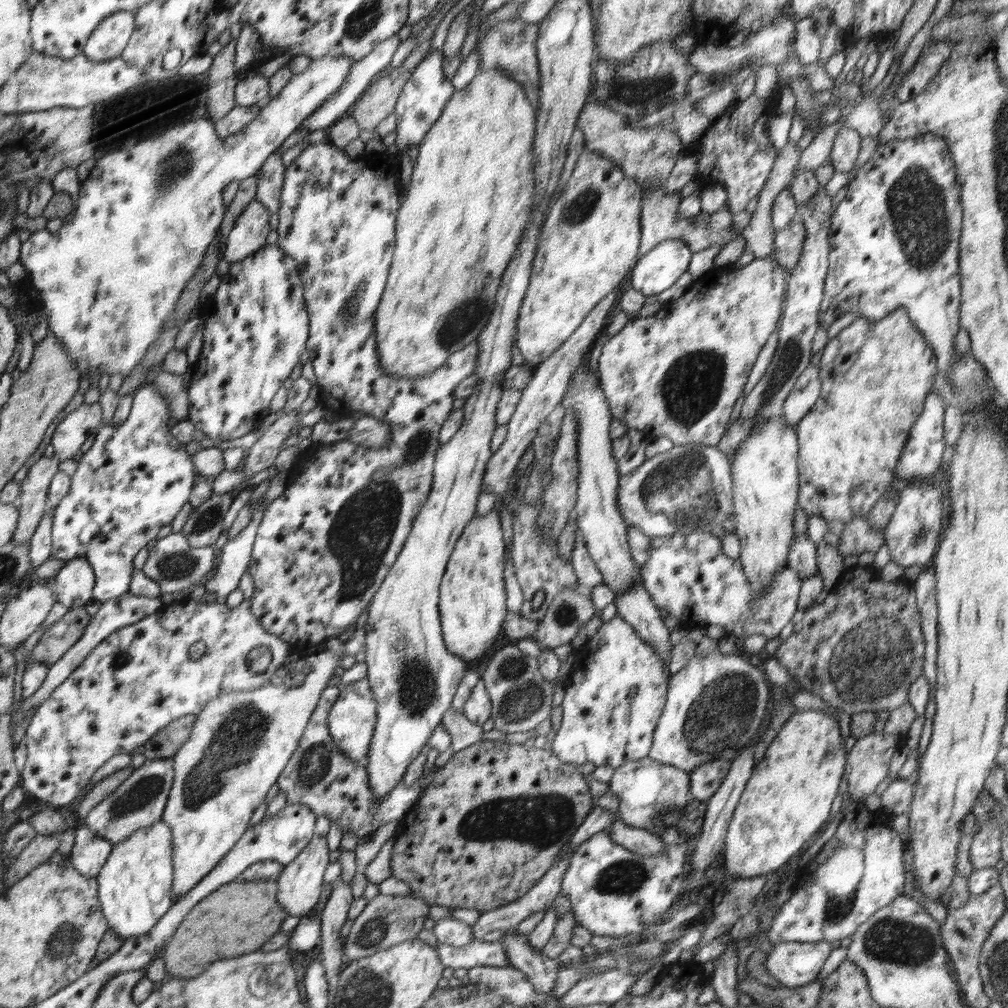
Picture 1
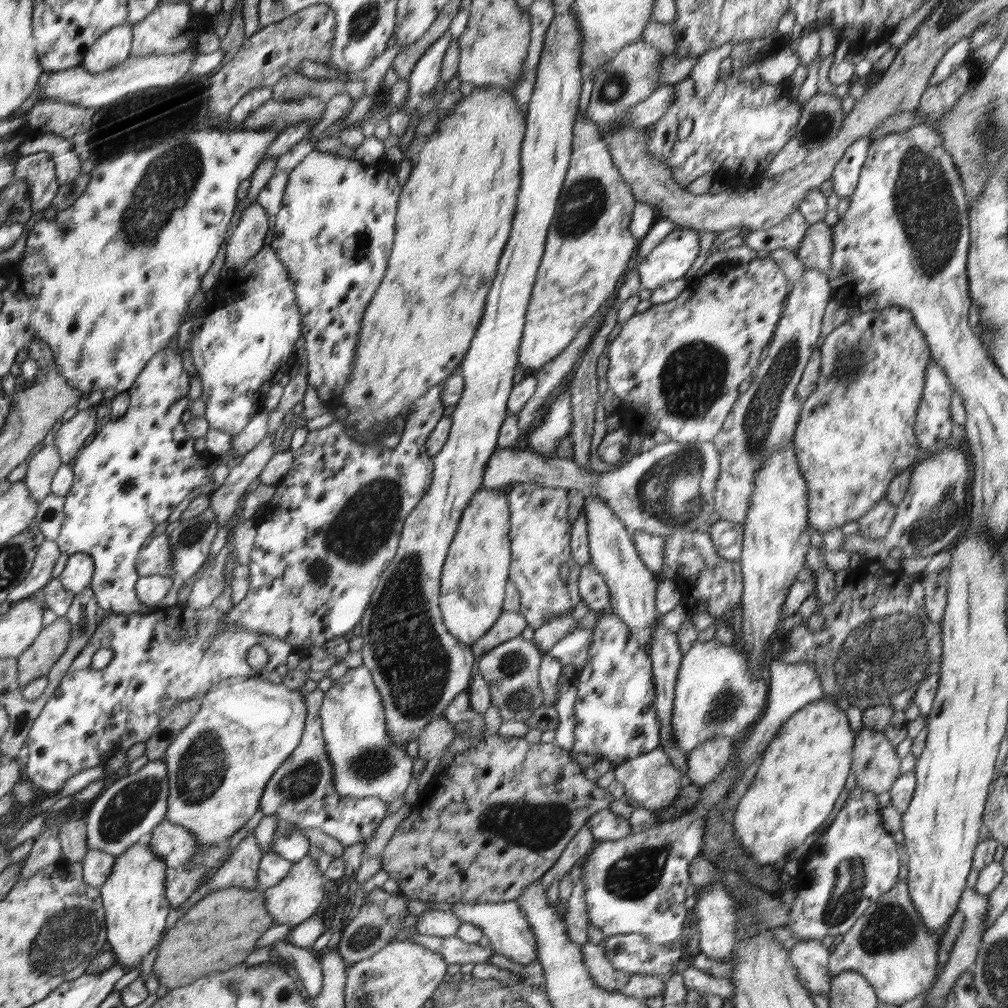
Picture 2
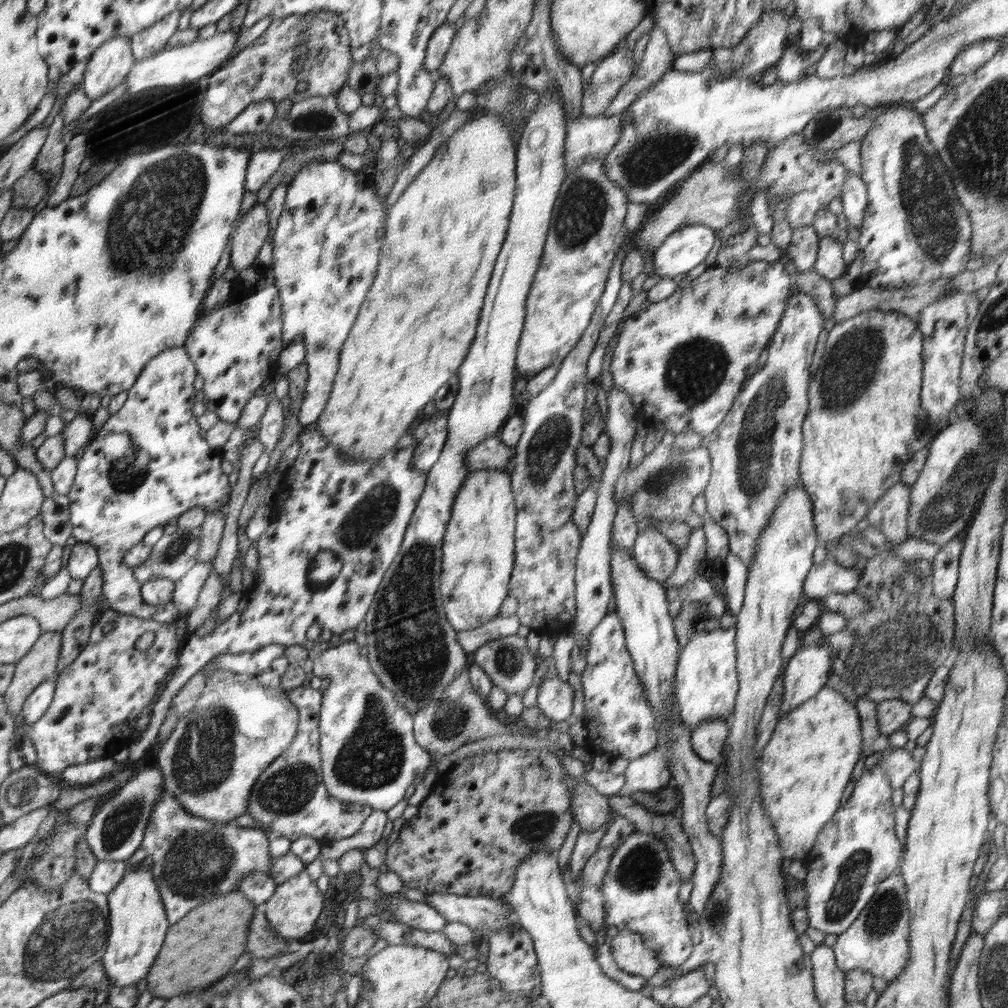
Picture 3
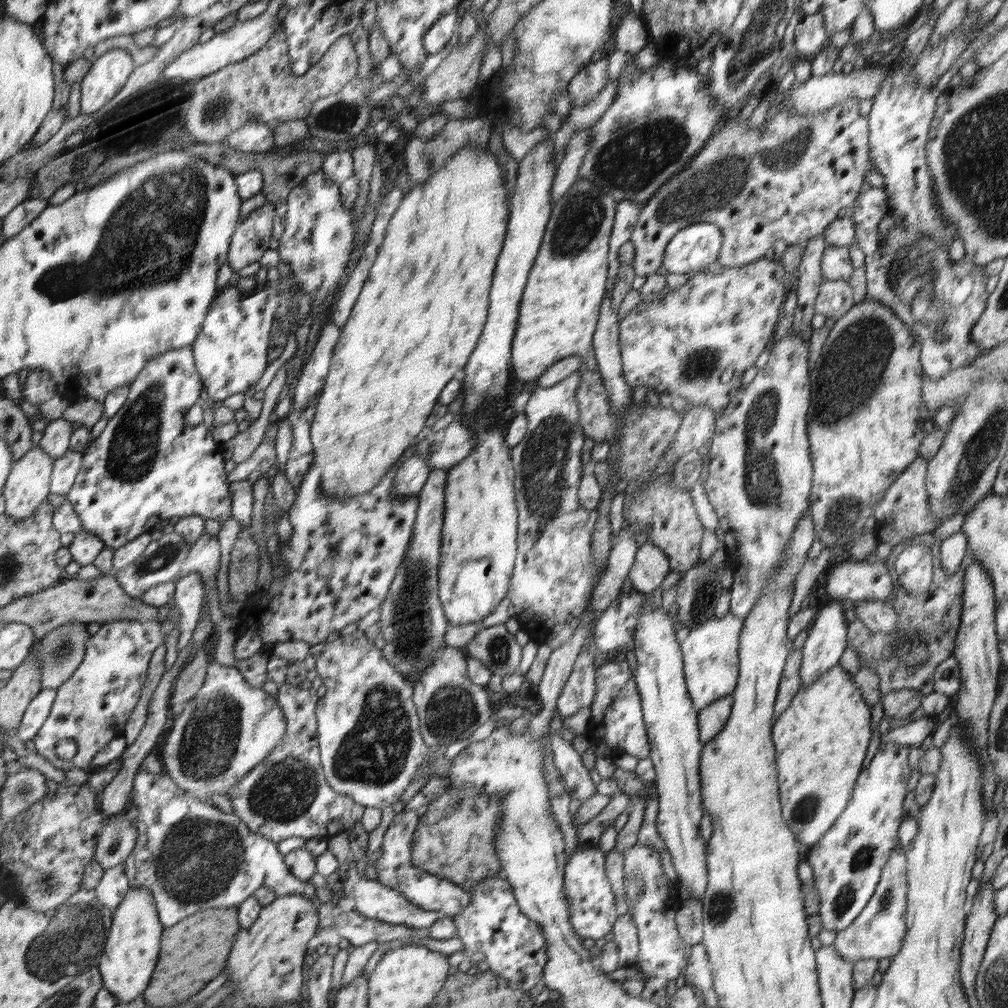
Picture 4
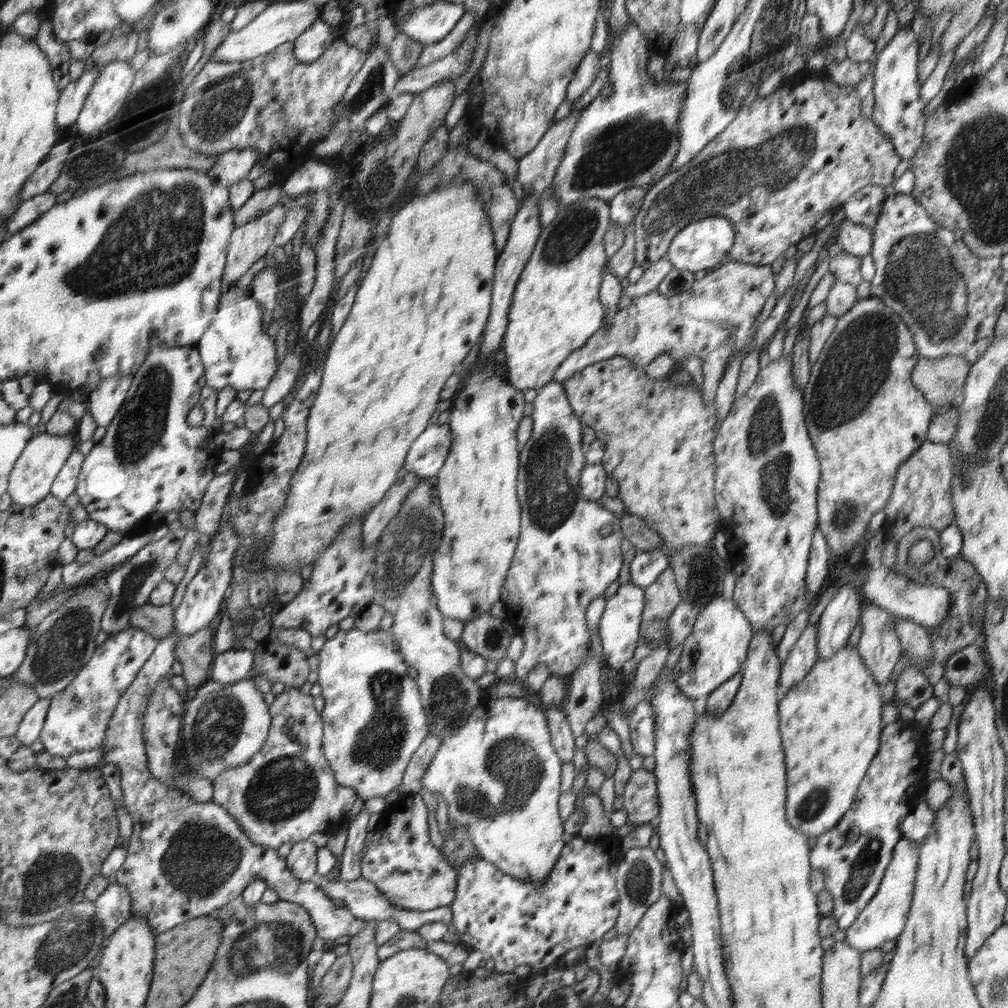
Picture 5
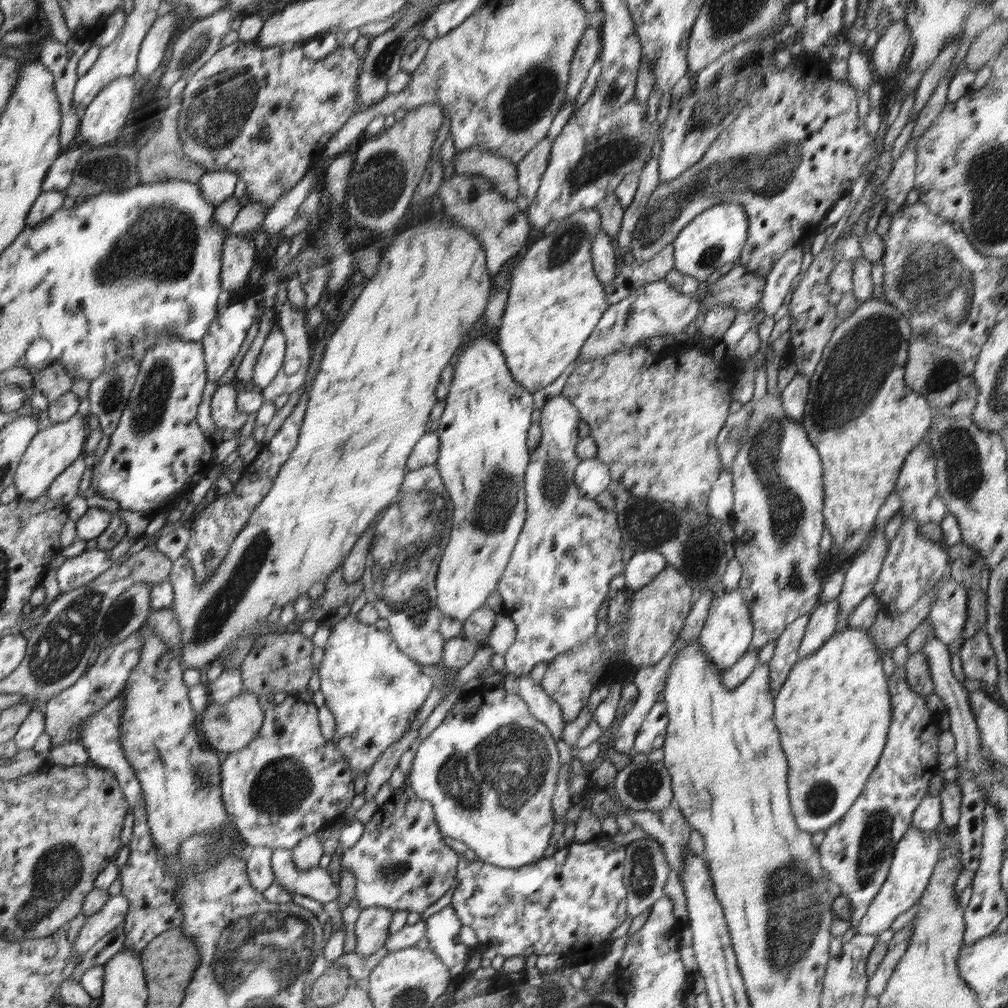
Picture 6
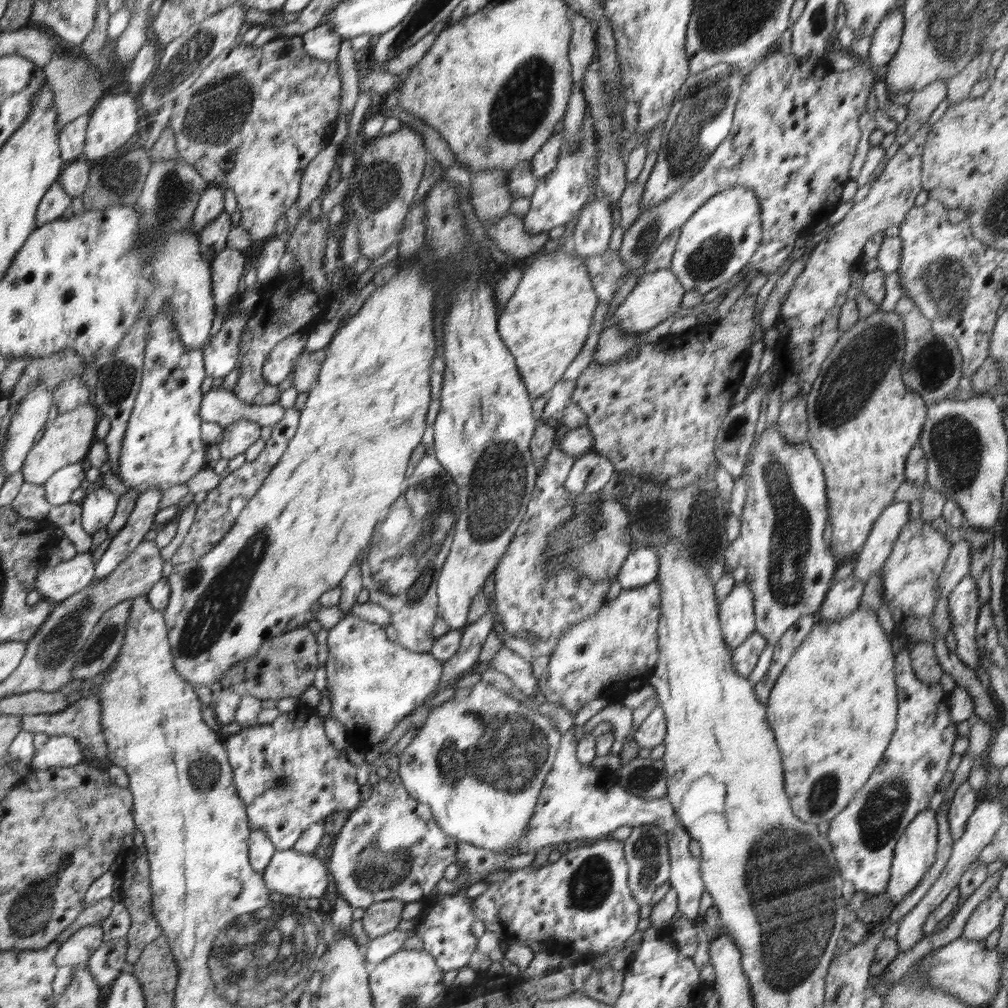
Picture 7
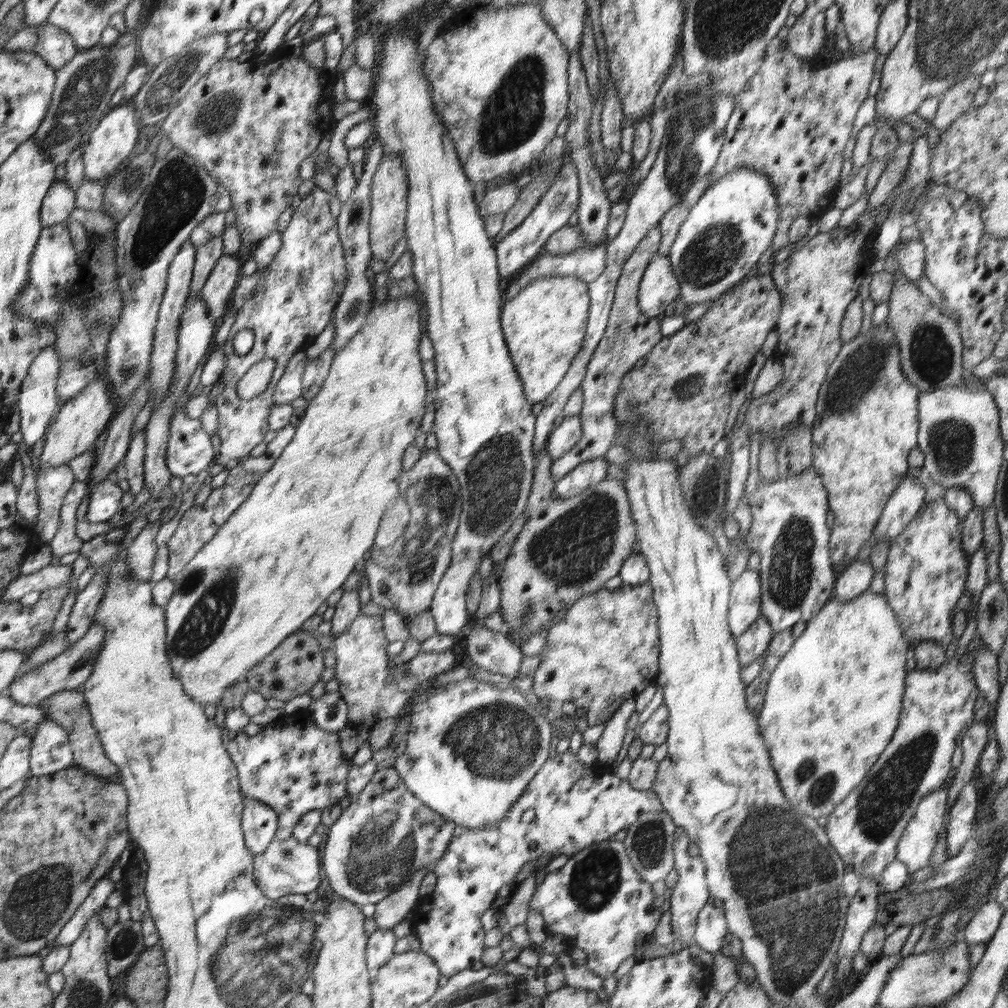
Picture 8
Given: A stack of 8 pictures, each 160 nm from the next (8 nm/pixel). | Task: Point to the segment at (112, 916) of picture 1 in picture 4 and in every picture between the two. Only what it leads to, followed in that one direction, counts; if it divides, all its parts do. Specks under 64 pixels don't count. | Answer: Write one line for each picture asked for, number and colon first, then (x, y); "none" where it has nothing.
2: (134, 895)
3: (138, 914)
4: (132, 952)

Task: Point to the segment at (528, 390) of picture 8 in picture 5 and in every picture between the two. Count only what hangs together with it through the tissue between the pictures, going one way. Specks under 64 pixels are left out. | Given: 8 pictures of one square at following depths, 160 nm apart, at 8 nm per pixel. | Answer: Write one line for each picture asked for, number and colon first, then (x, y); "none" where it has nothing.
5: (555, 309)
6: (555, 301)
7: (545, 324)

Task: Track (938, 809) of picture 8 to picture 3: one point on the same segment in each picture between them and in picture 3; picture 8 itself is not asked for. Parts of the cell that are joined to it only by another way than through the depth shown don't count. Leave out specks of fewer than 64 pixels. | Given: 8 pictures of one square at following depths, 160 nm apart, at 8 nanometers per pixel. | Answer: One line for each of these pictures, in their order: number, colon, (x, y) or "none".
3: (878, 940)
4: (879, 930)
5: (883, 918)
6: (915, 855)
7: (914, 853)

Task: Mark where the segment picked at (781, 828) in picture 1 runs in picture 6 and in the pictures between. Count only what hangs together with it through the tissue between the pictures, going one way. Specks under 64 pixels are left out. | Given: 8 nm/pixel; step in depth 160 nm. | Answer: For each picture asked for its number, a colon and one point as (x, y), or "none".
2: (803, 771)
3: (806, 766)
4: (821, 739)
5: (830, 723)
6: (833, 713)

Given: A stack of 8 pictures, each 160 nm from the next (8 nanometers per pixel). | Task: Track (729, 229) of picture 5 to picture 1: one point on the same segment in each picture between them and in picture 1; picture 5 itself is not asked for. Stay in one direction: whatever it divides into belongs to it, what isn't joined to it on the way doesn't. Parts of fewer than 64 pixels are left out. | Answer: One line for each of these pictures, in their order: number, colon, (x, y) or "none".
1: (656, 271)
2: (672, 258)
3: (685, 249)
4: (696, 247)

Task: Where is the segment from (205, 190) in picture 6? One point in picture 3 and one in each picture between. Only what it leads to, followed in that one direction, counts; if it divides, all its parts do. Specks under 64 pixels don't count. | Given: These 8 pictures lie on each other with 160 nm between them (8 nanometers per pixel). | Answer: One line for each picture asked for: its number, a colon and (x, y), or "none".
3: (256, 117)
4: (253, 137)
5: (232, 166)

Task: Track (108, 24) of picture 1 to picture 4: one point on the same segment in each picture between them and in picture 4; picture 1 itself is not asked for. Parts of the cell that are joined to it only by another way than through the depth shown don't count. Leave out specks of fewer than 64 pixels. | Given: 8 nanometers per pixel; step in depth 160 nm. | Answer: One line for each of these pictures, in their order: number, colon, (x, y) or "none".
2: (113, 48)
3: (108, 66)
4: (109, 73)

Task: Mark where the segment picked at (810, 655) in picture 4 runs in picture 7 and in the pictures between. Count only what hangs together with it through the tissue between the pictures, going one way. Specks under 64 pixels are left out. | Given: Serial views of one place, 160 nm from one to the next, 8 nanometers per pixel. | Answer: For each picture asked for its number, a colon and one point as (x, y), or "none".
5: (841, 615)
6: (860, 577)
7: (880, 541)

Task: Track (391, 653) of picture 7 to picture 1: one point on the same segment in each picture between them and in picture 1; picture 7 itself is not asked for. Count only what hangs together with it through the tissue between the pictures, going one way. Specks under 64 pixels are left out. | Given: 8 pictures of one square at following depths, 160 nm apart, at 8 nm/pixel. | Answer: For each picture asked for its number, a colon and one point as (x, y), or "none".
1: (352, 720)
2: (365, 762)
3: (370, 756)
4: (369, 736)
5: (374, 720)
6: (374, 690)

